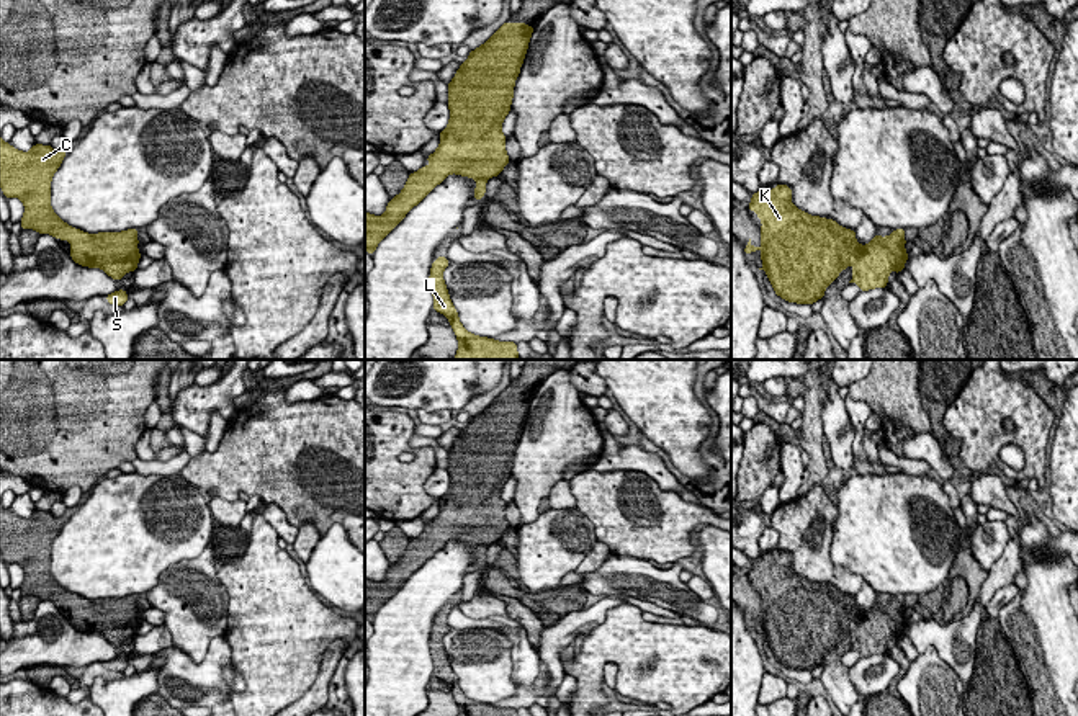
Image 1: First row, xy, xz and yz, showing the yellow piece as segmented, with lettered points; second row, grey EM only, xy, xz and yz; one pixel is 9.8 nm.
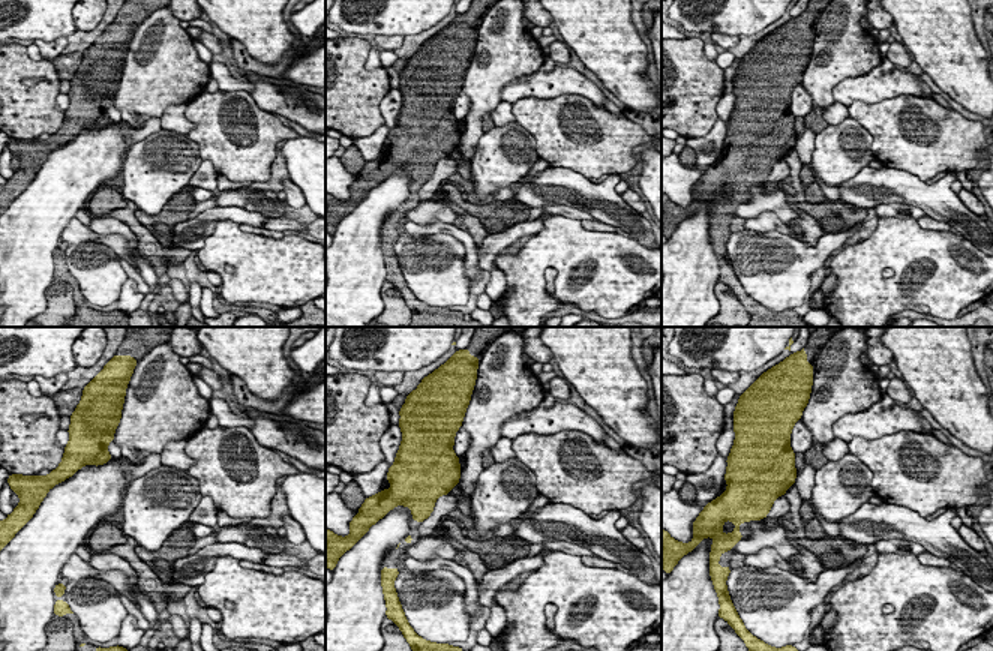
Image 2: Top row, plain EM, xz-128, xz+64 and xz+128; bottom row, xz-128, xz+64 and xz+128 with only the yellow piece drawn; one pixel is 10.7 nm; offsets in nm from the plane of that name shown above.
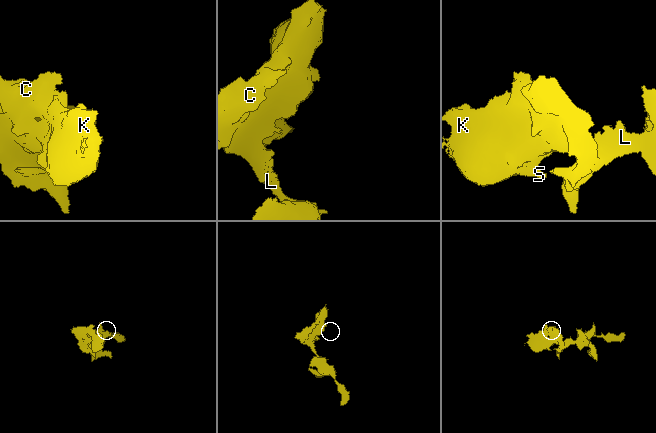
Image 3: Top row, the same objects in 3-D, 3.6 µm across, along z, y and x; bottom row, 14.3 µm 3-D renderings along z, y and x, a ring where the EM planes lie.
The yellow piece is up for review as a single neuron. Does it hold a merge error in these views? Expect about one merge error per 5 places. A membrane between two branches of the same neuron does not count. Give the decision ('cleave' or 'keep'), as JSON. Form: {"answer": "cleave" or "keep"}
{"answer": "keep"}

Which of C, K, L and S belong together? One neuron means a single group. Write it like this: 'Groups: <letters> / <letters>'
Groups: C K L S

